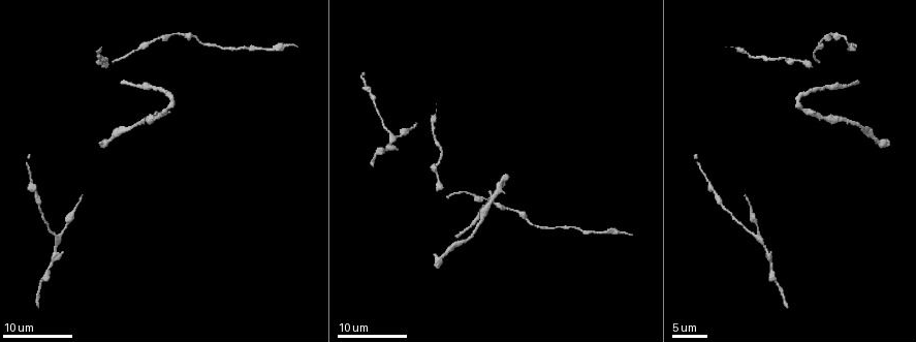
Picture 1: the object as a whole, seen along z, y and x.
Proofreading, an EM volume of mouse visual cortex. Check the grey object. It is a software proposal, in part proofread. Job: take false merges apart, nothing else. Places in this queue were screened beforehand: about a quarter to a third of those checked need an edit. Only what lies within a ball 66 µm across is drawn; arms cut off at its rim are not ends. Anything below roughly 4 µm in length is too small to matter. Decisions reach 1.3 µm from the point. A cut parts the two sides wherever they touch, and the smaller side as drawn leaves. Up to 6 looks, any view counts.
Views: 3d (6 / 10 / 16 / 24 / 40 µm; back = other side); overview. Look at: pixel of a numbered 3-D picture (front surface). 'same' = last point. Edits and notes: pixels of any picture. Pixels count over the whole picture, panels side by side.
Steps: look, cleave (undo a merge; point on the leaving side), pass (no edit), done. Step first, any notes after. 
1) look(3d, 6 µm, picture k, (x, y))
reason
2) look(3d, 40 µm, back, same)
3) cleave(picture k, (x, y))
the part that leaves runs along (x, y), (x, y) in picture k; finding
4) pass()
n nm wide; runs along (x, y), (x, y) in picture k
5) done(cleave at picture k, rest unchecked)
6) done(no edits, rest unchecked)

look(3d, 16 µm, picture 1, (494, 190))
side arm on a straight run

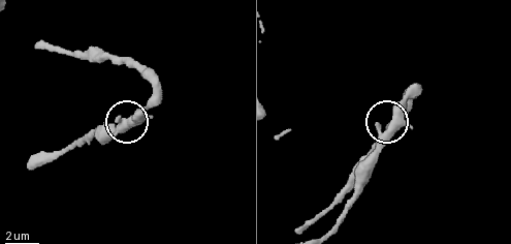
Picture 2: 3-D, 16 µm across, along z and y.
look(3d, 6 µm, picture 2, (391, 126))

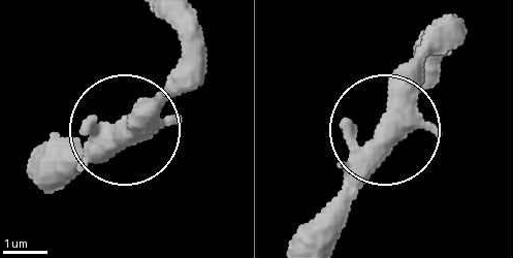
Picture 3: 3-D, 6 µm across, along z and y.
pass()
runs along (340, 162), (370, 139), (395, 73), (421, 43) in picture 3; one neuron here

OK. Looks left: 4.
look(3d, 24 µm, picture 1, (749, 209))

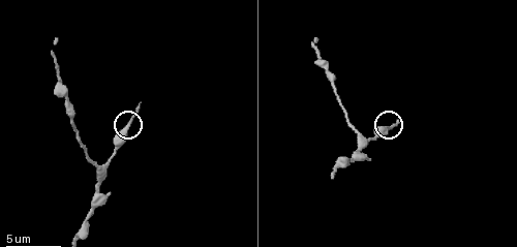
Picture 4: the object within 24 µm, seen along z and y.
look(3d, 10 µm, picture 4, (128, 121))

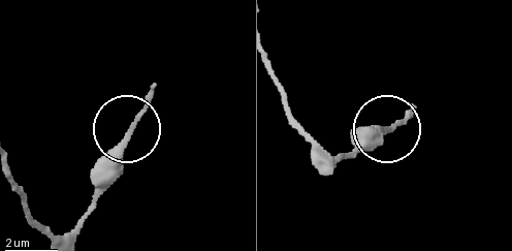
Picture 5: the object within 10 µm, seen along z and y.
look(3d, 10 µm, back, picture 5, (127, 131))
other side

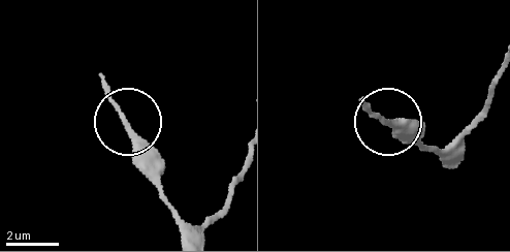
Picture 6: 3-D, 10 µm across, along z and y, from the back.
pass()
all the same neuron

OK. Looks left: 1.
look(3d, 6 µm, picture 4, (99, 170))

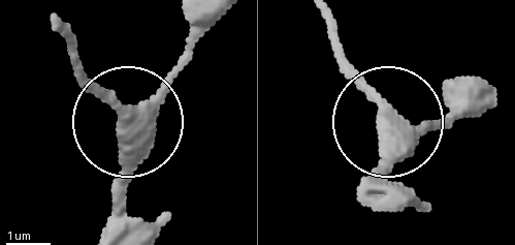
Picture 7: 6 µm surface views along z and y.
pass()
370 nm wide; one neuron here

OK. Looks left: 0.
done(no edits, rest unchecked)

